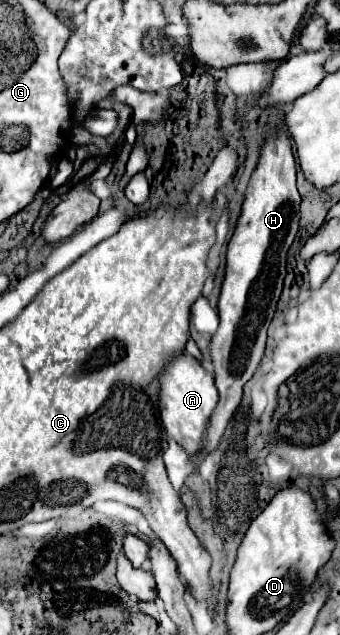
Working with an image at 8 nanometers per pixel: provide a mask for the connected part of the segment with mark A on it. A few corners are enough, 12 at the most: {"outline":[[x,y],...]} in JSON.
{"outline":[[189,355],[161,375],[167,433],[197,457],[219,403],[213,377]]}

